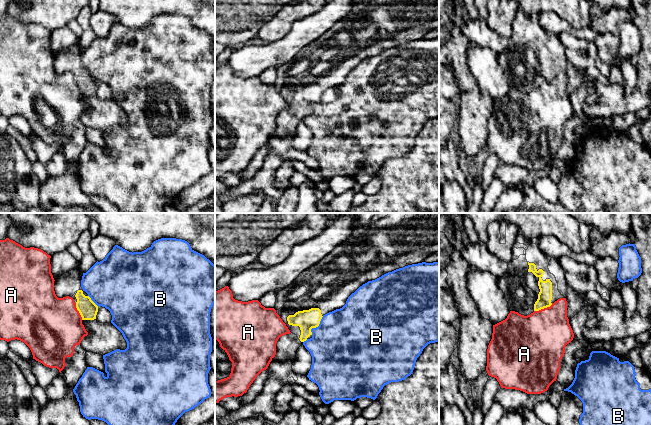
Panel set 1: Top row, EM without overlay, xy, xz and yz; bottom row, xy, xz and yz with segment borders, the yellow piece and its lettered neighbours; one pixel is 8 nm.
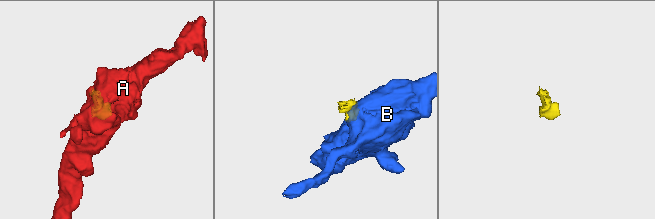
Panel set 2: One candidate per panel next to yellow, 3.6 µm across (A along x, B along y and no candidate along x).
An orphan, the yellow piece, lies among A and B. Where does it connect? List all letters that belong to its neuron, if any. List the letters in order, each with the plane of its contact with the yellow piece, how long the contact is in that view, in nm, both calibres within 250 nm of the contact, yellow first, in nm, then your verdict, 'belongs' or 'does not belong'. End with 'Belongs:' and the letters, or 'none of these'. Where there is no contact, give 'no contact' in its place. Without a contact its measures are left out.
A: contact in yz; length 170 nm; calibres 110 and 420 nm; does not belong
B: contact in xz; length 180 nm; calibres 160 and 480 nm; does not belong
Belongs: none of these

